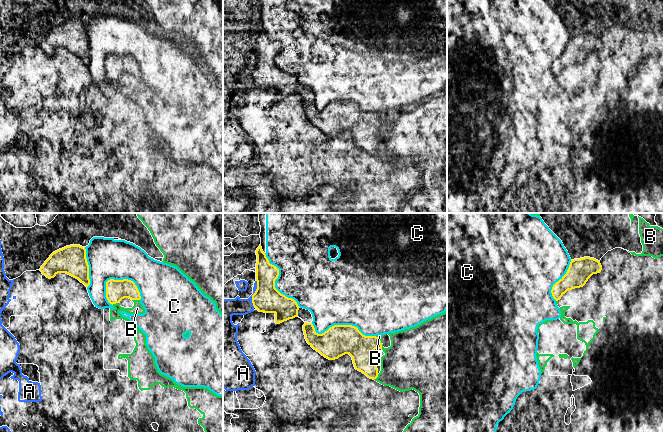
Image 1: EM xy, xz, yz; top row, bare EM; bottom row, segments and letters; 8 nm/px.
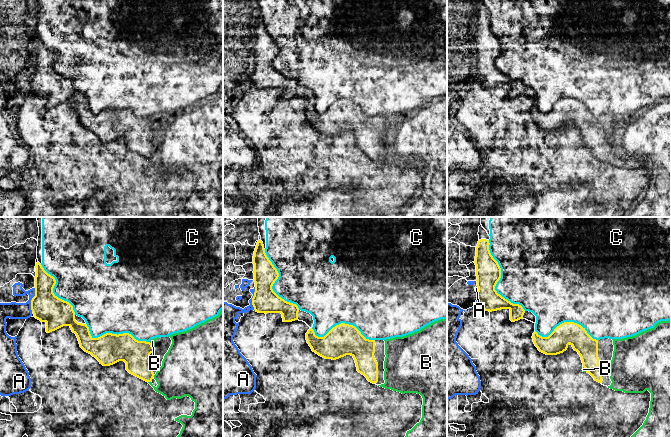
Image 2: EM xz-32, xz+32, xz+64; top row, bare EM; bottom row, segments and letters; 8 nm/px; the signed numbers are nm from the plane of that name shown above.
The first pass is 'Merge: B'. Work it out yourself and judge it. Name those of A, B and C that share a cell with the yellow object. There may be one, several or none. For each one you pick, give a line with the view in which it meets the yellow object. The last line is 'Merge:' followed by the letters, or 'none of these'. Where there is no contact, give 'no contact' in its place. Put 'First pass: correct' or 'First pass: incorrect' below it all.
Merge: none of these
First pass: incorrect

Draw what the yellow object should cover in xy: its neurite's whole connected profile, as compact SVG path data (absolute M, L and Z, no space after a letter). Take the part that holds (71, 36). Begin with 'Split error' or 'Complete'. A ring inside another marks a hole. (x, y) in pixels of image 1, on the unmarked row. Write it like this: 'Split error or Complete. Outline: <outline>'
Complete. Outline: M80 21L66 22L53 28L41 42L40 47L49 55L58 49L66 49L78 55L86 63L90 61L86 25Z

